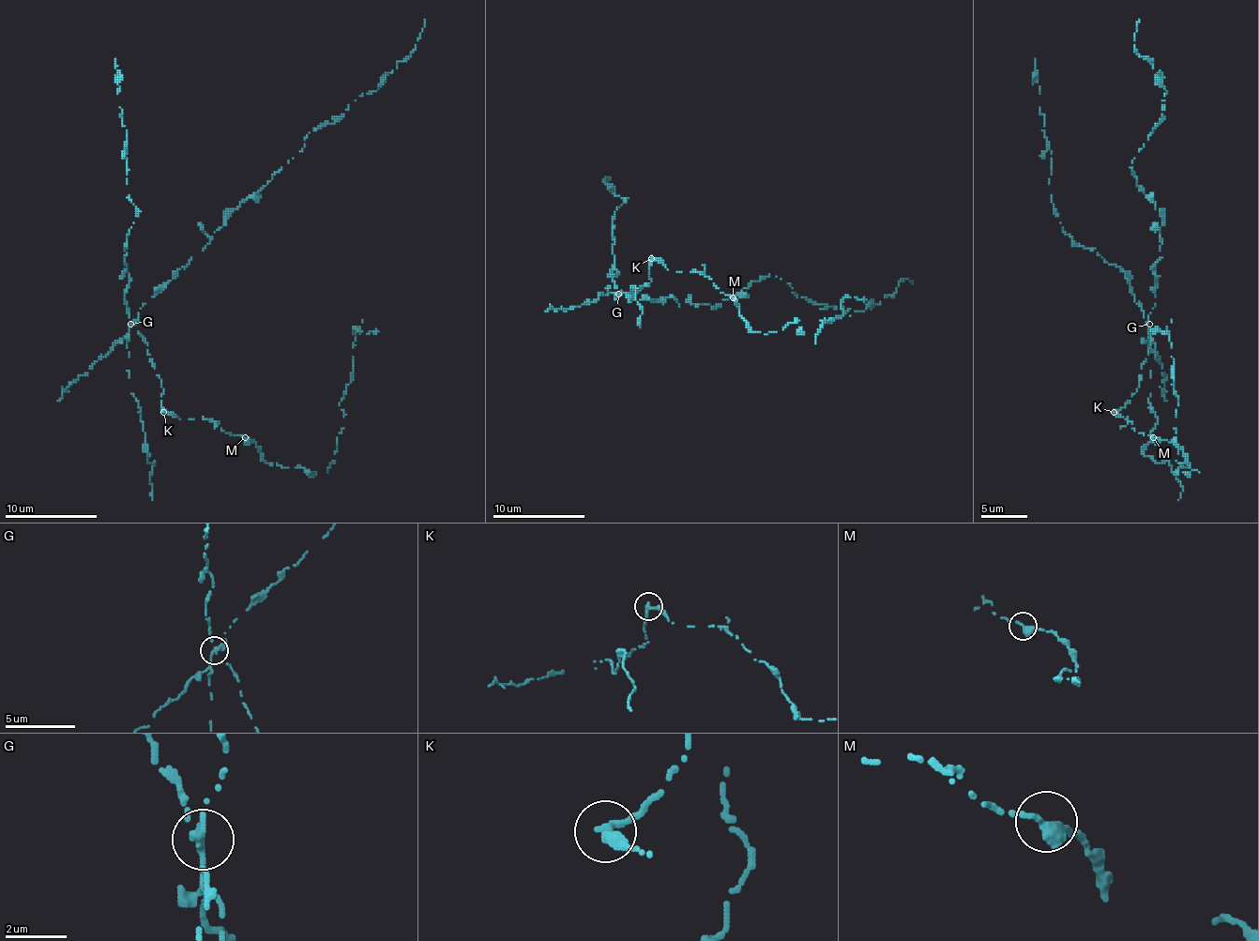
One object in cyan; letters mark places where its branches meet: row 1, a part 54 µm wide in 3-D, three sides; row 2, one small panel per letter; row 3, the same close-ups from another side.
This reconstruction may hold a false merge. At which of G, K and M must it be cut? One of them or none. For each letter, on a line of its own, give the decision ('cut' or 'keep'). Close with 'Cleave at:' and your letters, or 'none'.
G: cut
K: keep
M: keep
Cleave at: G

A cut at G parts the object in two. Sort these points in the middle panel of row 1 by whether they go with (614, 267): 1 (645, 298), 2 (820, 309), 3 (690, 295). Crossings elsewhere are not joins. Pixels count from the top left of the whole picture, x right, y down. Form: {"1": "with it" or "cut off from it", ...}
{"1": "cut off from it", "2": "cut off from it", "3": "cut off from it"}

